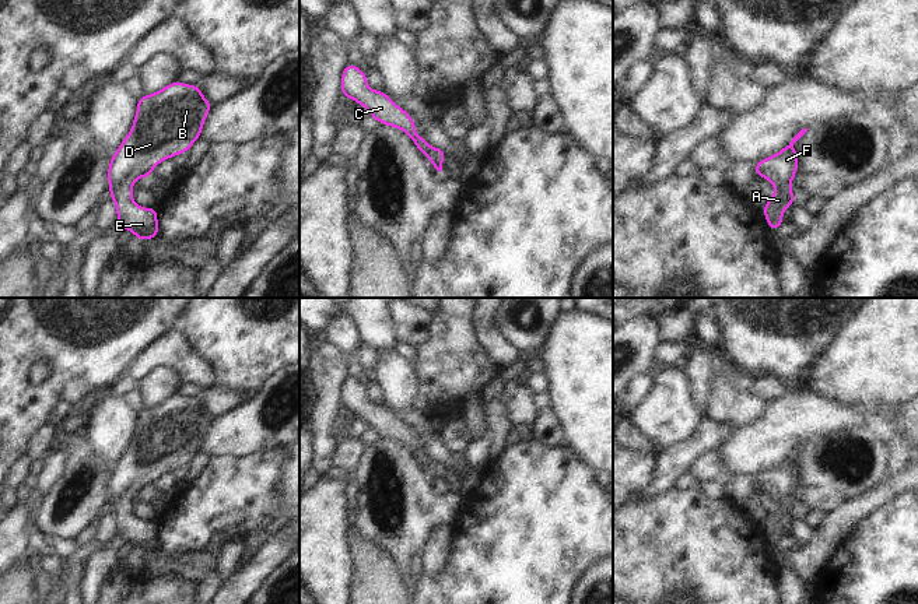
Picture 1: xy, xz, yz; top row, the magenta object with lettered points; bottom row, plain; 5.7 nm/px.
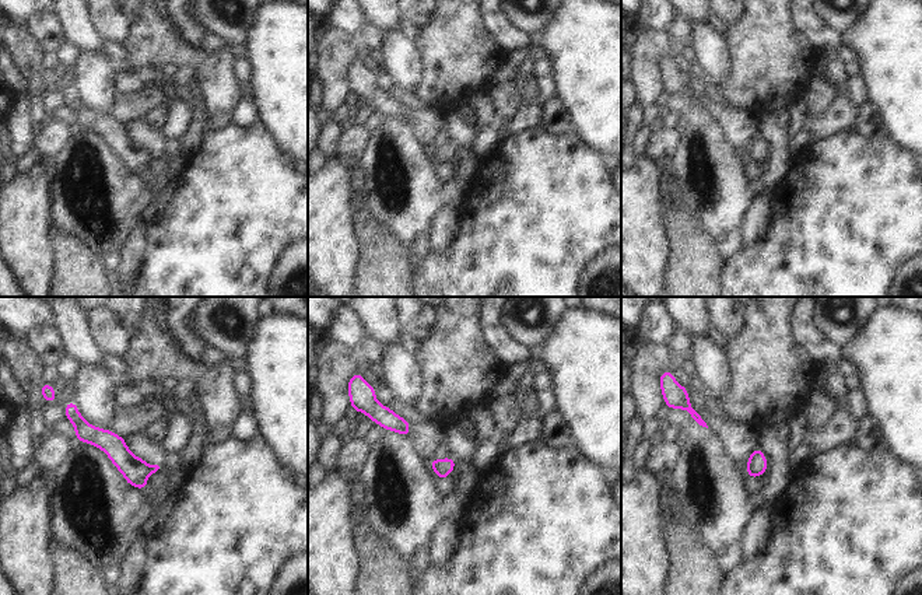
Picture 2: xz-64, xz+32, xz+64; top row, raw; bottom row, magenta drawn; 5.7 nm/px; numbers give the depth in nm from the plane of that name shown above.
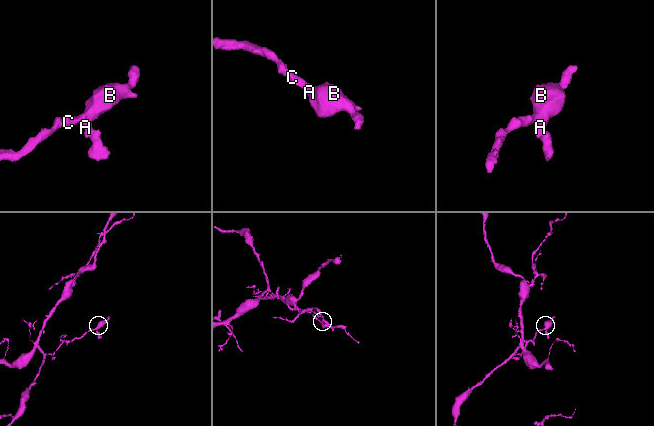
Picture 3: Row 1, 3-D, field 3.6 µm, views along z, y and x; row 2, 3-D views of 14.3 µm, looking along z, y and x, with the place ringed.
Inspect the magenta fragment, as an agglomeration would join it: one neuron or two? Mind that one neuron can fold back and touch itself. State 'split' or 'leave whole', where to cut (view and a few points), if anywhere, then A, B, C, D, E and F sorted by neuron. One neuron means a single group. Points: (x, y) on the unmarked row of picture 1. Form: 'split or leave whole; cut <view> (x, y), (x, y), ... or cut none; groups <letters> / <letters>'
leave whole; cut none; groups A B C D E F

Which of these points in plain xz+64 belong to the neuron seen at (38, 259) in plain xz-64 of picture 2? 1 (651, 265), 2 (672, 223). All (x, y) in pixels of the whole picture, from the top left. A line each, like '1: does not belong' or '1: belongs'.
1: belongs
2: does not belong

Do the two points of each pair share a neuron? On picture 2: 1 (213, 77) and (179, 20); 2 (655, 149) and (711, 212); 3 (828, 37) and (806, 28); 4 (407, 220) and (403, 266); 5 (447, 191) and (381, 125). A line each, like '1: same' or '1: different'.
1: different
2: different
3: same
4: different
5: same

